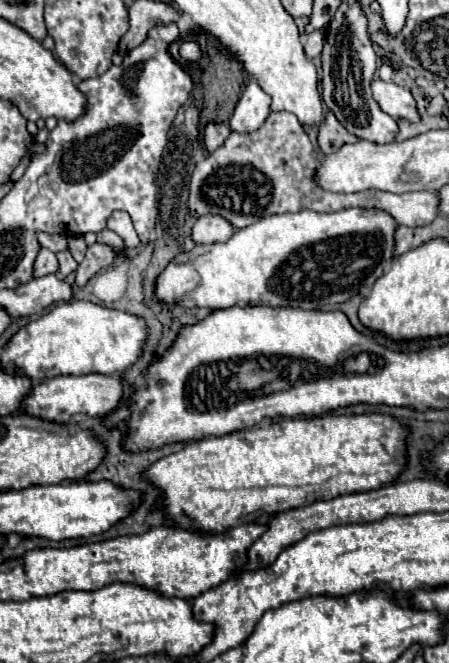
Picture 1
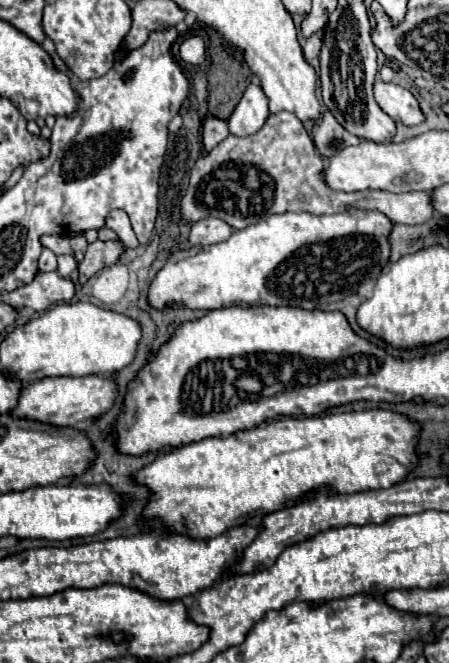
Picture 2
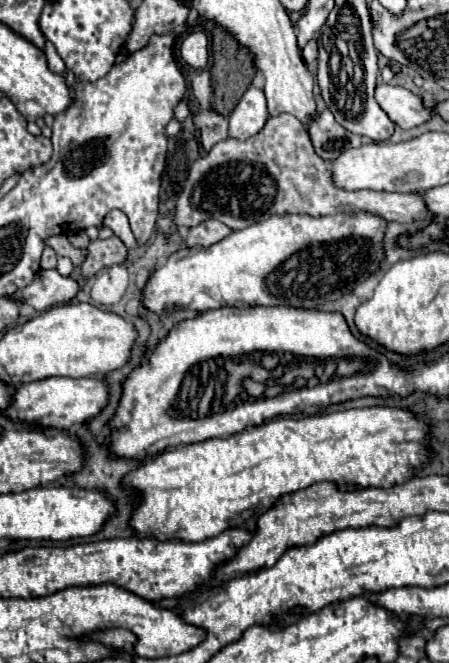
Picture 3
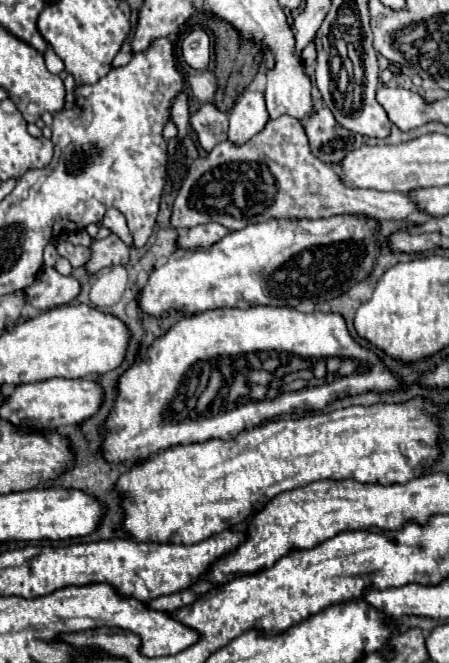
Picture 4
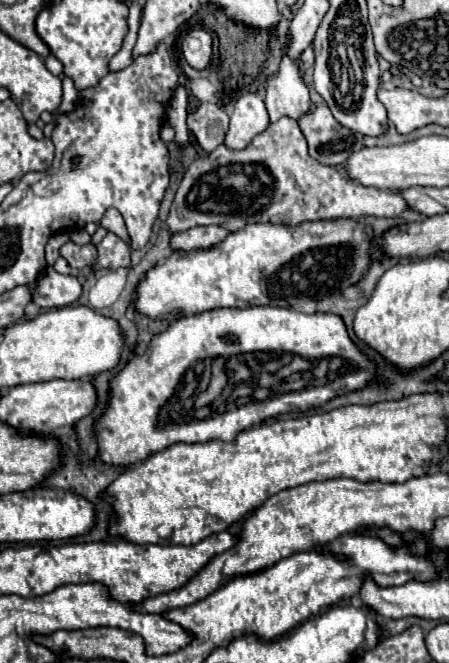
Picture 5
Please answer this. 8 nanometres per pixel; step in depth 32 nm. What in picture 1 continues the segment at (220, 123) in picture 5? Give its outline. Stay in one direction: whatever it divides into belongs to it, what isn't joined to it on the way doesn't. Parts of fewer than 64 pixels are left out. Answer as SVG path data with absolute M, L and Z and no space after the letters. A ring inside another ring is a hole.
M208 124L206 134L204 134L208 152L214 152L216 148L220 148L224 144L224 140L228 138L228 134L230 134L228 124Z

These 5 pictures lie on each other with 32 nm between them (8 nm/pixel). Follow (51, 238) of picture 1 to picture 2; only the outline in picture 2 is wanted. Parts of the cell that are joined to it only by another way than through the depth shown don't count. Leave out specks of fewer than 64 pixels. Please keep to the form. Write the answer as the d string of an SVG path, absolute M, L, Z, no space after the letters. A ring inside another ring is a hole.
M40 236L44 248L50 248L54 254L72 254L68 236Z

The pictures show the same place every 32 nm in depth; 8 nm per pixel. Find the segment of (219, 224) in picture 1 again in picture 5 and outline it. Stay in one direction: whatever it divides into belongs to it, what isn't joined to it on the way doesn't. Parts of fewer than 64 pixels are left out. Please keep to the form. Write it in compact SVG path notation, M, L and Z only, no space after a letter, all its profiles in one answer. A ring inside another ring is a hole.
M216 224L196 226L196 228L190 228L186 232L174 234L172 248L174 250L186 250L186 252L200 250L200 248L212 248L218 242L222 242L226 236L228 236L228 230L226 228L220 228Z

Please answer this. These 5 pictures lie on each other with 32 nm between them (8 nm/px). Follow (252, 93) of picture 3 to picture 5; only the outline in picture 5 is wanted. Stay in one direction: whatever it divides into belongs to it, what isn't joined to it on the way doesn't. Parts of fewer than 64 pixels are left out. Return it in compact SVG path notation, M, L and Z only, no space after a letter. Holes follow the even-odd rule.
M244 92L230 112L230 130L226 134L226 146L244 148L254 136L264 132L268 126L268 112L260 92Z

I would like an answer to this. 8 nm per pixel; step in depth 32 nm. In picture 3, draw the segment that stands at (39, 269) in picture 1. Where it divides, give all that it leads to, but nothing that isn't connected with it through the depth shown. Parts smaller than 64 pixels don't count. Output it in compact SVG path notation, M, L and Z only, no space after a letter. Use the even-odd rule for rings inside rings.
M44 248L44 252L42 252L42 258L40 258L40 268L42 270L50 270L50 268L56 268L56 252L52 250L52 248Z

